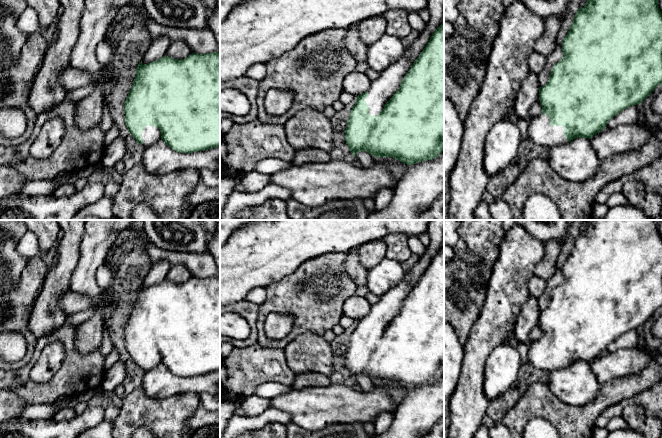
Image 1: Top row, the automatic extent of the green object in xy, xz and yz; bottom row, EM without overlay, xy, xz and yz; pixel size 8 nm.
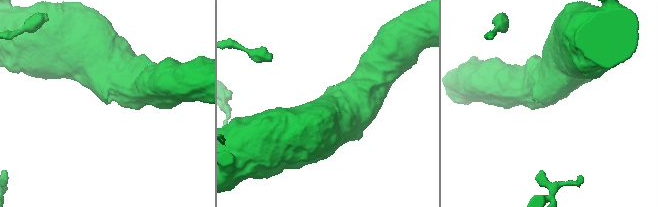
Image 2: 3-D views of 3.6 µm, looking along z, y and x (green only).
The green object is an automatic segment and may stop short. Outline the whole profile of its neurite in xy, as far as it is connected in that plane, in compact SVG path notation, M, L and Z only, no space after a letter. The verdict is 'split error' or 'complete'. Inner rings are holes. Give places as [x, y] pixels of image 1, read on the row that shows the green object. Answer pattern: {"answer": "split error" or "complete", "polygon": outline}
{"answer": "split error", "polygon": "M192 53L181 60L164 55L145 65L141 60L124 114L126 128L144 148L161 139L179 153L220 147L220 53Z"}

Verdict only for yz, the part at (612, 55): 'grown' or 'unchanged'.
grown

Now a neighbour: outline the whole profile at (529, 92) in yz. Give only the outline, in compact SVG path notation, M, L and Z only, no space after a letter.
M529 71L514 104L515 114L518 118L527 118L530 107L539 95L539 76Z

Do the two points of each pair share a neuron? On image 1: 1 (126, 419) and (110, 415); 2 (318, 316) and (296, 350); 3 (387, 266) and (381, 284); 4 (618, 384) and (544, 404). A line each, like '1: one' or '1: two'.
1: two
2: two
3: one
4: one

